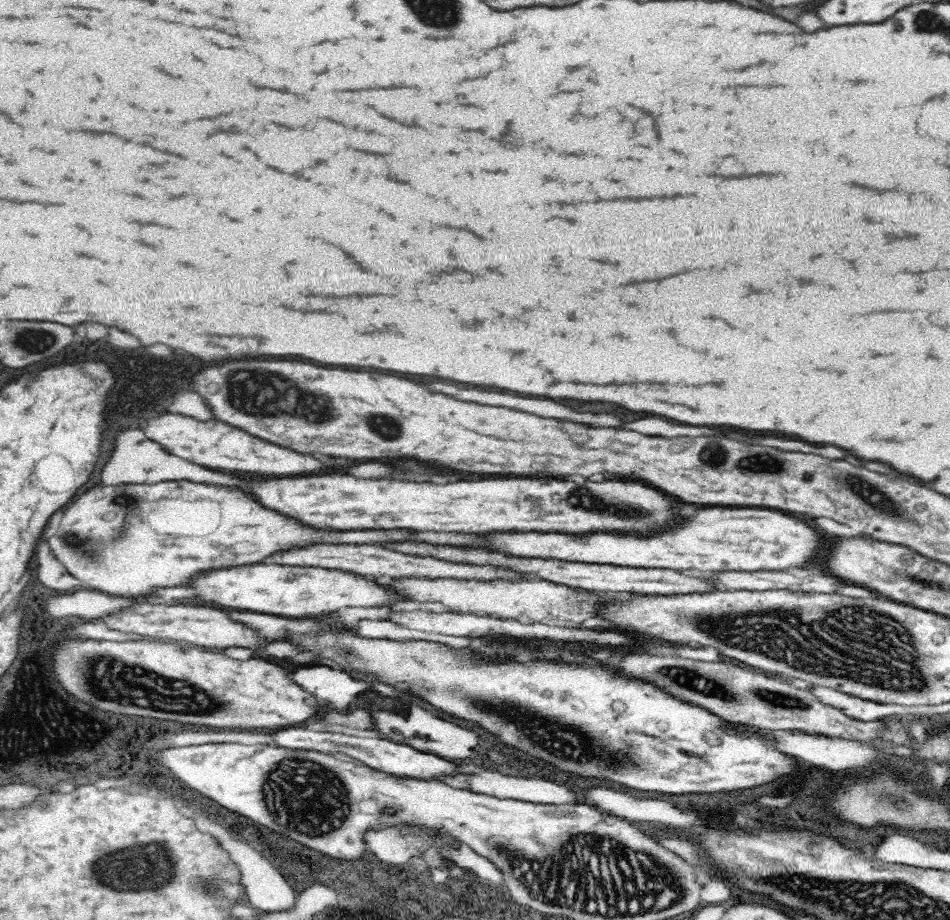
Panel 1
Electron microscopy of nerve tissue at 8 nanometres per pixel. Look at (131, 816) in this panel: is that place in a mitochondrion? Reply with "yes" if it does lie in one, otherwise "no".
no

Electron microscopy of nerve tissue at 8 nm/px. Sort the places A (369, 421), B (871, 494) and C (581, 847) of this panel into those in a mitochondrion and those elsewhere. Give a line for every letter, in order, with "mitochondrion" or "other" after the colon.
A: mitochondrion
B: mitochondrion
C: mitochondrion

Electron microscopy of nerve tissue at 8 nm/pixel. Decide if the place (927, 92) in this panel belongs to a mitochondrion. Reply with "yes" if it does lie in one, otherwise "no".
no

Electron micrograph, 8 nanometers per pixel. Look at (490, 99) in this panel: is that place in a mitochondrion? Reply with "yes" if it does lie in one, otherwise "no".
no

